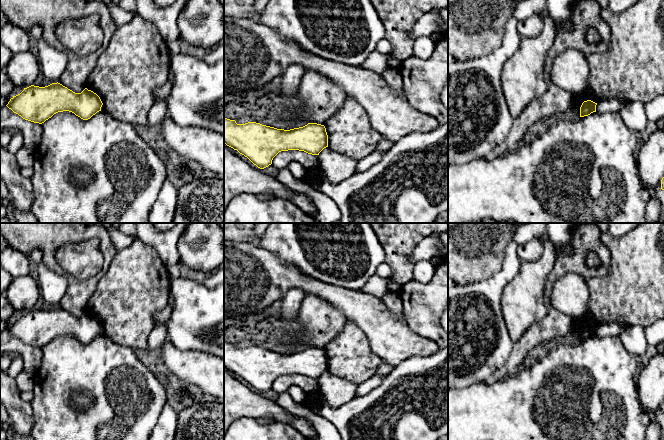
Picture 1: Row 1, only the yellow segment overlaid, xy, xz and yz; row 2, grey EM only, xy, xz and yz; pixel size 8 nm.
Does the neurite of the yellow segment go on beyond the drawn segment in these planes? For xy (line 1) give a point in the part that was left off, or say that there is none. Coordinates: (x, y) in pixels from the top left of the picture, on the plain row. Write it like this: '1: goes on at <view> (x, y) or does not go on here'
1: does not go on here

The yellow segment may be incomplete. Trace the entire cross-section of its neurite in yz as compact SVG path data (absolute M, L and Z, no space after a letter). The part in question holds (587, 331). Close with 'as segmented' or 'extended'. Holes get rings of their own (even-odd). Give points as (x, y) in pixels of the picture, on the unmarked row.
M587 324L584 325L580 331L580 341L588 340L593 336L596 336L597 327Z; as segmented

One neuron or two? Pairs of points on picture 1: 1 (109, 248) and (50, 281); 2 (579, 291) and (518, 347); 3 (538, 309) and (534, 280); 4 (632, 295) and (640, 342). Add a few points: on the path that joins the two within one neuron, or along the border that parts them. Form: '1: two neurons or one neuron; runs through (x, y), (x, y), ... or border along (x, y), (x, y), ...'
1: two neurons; border along (42, 262), (54, 272), (64, 275)
2: two neurons; border along (553, 287), (550, 303), (574, 317)
3: one neuron; runs through (534, 302), (534, 287)
4: two neurons; border along (631, 325), (641, 325), (644, 328)

